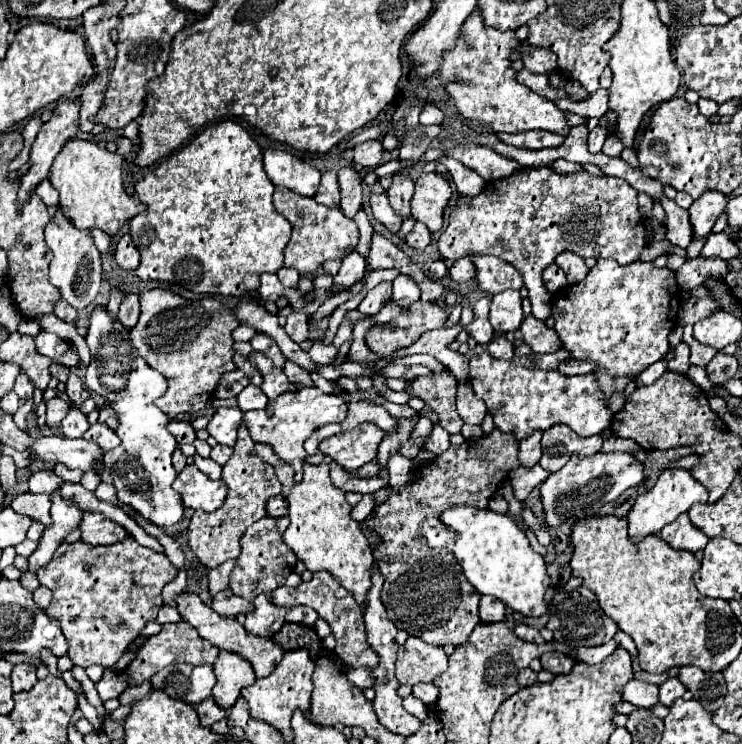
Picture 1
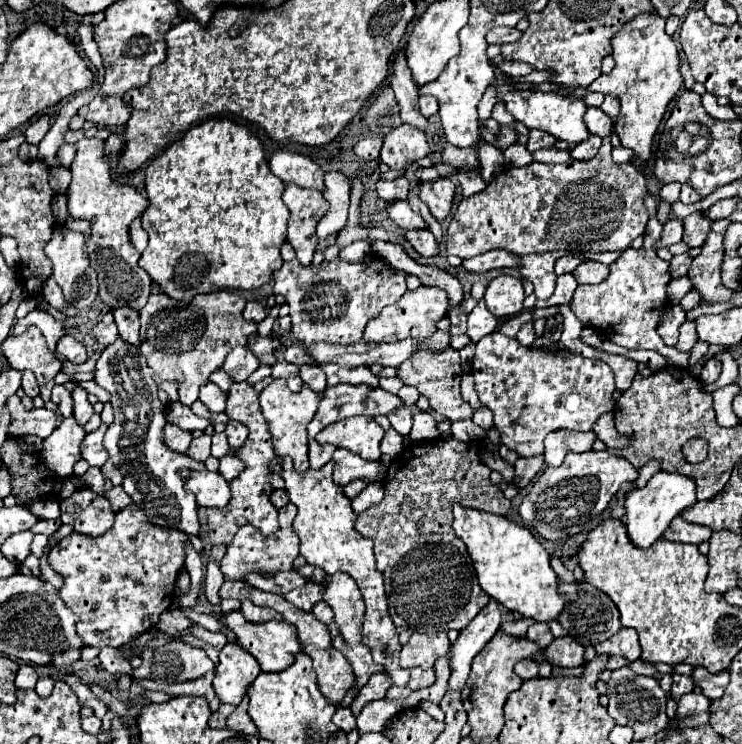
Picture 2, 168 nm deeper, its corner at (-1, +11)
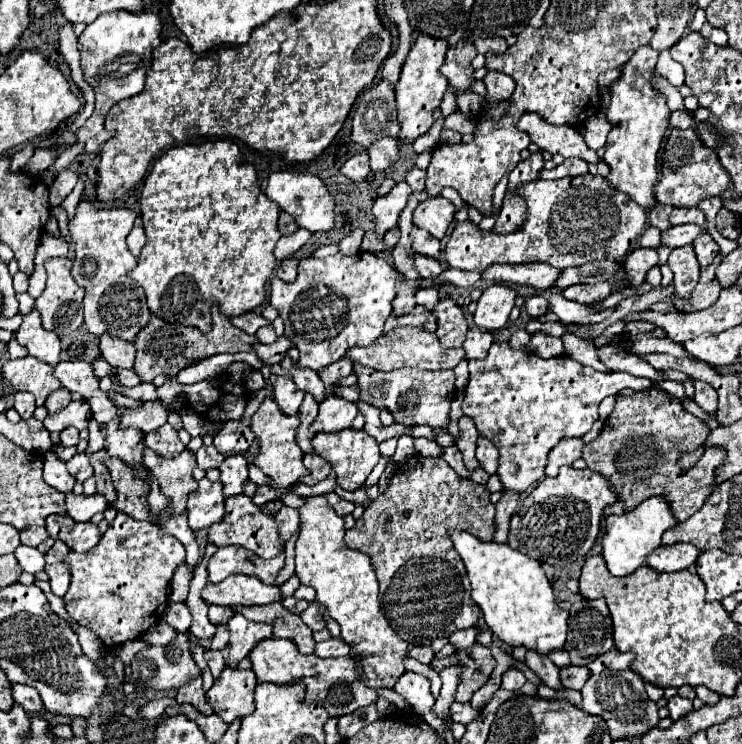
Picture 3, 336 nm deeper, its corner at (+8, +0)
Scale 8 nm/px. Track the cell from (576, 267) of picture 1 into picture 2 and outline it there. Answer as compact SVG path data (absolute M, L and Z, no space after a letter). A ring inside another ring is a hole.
M583 261L573 273L575 273L577 283L599 283L607 277L609 269L607 269L607 265L599 263L599 261Z

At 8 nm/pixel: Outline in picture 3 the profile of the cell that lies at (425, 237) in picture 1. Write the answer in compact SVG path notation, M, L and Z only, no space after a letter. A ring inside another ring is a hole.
M416 254L416 256L412 256L412 258L414 258L416 270L420 272L422 278L434 280L434 278L438 278L438 276L444 272L442 264L440 264L438 260L434 260L434 258L428 258L428 256L422 256L422 254Z

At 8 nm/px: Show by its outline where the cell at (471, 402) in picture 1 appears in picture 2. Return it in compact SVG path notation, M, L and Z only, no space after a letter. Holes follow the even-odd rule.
M483 405L483 407L479 407L479 409L475 409L475 413L473 413L473 423L475 425L479 425L479 427L483 427L483 429L489 429L489 427L493 427L493 413Z

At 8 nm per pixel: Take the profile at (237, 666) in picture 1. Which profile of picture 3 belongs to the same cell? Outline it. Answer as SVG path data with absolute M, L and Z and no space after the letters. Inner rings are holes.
M226 668L206 692L206 700L226 724L232 724L232 720L242 720L254 712L254 688L256 674L252 670Z

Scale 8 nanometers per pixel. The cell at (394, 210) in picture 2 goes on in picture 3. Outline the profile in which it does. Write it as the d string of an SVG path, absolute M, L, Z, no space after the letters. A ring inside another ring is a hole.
M418 228L412 230L412 246L414 246L414 250L416 250L418 254L430 256L430 258L434 258L434 260L438 260L438 258L440 258L440 252L442 252L440 242L438 242L434 236L428 236L428 232L418 230Z

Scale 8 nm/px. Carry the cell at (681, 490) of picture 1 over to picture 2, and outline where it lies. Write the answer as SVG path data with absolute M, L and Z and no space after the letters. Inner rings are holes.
M659 471L649 479L649 483L645 487L633 489L631 493L627 493L627 497L625 497L625 527L627 527L629 539L641 549L651 547L663 535L663 531L669 527L669 523L675 515L679 515L685 507L695 505L695 501L697 501L695 489L697 487L691 477L685 477L681 473Z

